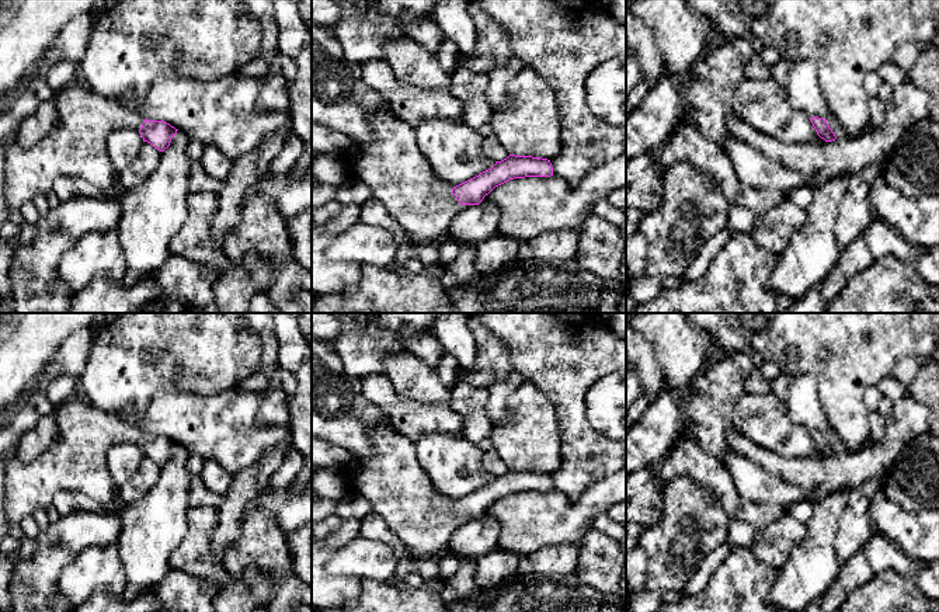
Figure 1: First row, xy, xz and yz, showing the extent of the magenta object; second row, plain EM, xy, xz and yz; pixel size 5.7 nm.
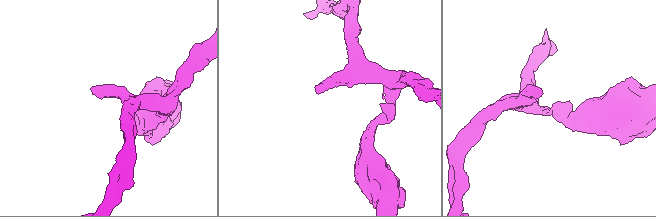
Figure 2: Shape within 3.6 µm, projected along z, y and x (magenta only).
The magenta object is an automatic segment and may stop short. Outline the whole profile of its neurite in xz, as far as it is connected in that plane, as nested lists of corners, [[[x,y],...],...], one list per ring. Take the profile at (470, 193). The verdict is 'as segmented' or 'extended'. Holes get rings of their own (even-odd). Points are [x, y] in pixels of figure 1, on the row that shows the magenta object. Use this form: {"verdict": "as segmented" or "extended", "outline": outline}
{"verdict": "extended", "outline": [[[386,111],[369,114],[369,122],[372,138],[369,140],[349,138],[349,145],[340,157],[348,167],[349,181],[366,184],[372,189],[372,198],[386,208],[415,246],[427,246],[445,239],[459,208],[479,205],[495,187],[514,178],[553,175],[553,167],[547,159],[510,154],[495,161],[491,168],[449,188],[434,174],[427,156],[418,149],[415,128]]]}

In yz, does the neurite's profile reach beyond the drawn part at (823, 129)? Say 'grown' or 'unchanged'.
grown

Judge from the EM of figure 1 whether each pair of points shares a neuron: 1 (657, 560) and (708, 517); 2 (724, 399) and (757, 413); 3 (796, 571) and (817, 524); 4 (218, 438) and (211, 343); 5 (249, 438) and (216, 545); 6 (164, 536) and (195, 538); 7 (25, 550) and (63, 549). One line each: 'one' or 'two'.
1: one
2: two
3: one
4: two
5: two
6: two
7: two

